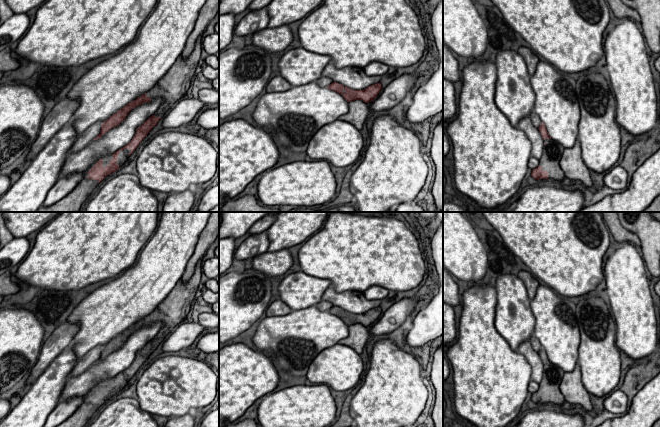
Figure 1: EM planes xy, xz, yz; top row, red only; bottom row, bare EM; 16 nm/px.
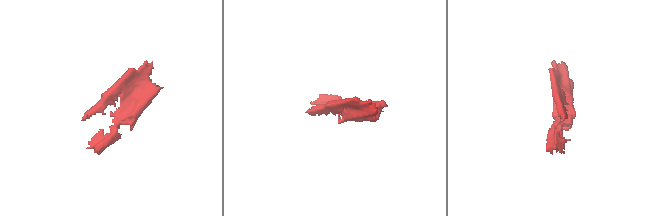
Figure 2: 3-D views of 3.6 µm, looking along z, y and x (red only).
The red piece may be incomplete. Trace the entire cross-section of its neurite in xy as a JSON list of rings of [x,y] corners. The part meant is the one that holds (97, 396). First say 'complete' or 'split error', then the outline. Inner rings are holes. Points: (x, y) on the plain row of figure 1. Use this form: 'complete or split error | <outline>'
split error | [[[202,258],[197,262],[195,271],[188,282],[184,283],[182,279],[179,280],[168,296],[151,313],[102,347],[100,358],[93,364],[100,363],[110,353],[118,350],[124,345],[128,337],[138,329],[150,326],[157,321],[164,323],[164,327],[156,334],[155,338],[136,353],[134,361],[127,369],[113,378],[98,382],[84,395],[80,407],[56,427],[84,427],[93,413],[106,400],[121,392],[164,338],[187,317],[201,281],[201,263]]]

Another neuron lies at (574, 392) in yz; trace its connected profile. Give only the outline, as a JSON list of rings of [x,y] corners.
[[[579,361],[572,372],[564,372],[560,385],[564,399],[570,404],[579,404],[586,411],[592,411],[590,394],[582,382],[582,372]]]

